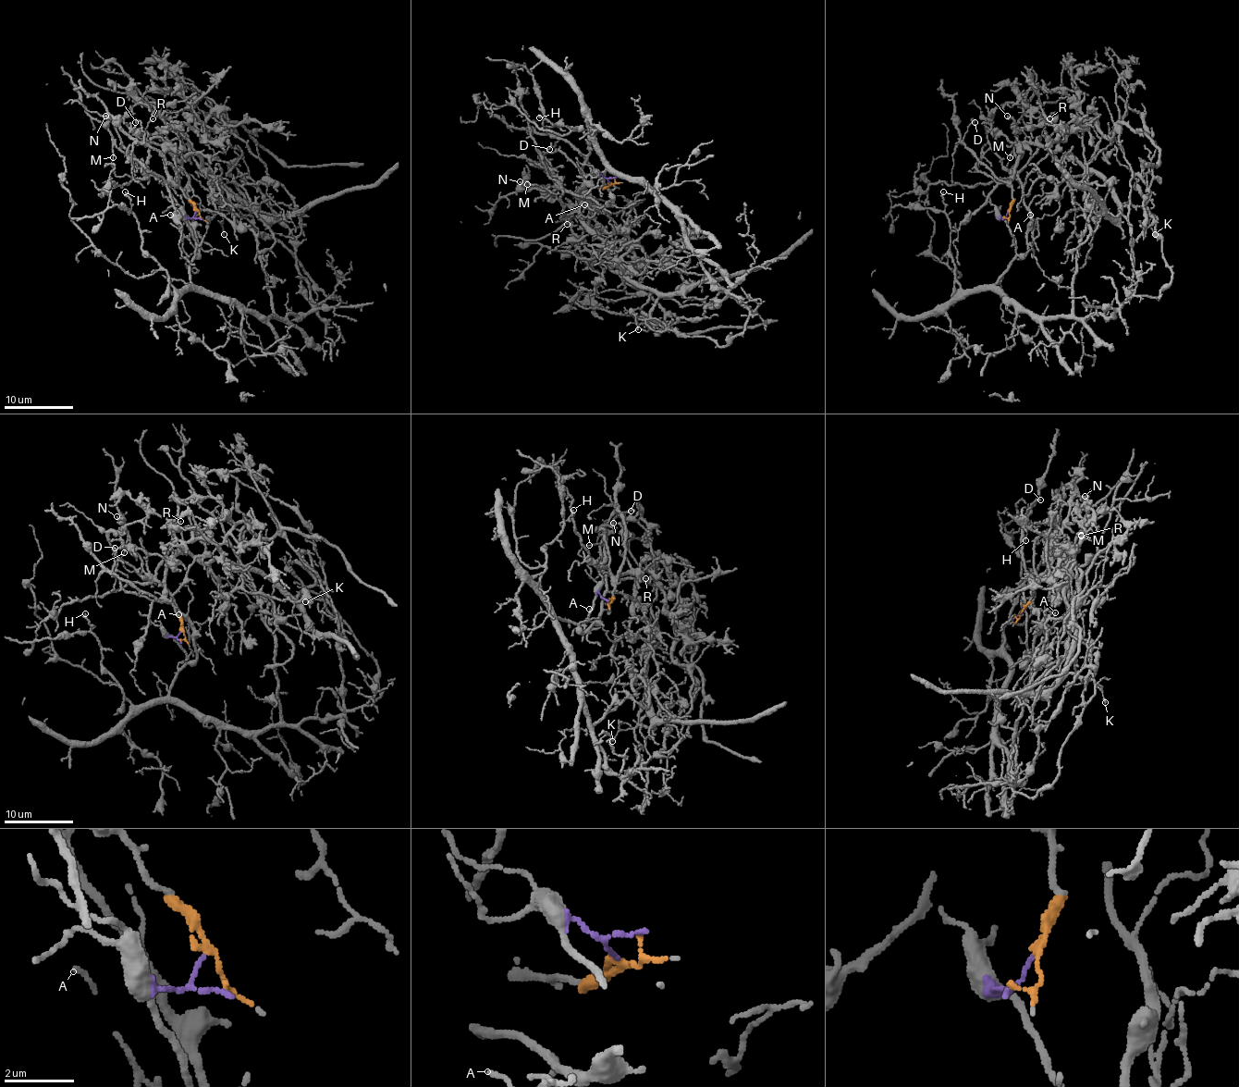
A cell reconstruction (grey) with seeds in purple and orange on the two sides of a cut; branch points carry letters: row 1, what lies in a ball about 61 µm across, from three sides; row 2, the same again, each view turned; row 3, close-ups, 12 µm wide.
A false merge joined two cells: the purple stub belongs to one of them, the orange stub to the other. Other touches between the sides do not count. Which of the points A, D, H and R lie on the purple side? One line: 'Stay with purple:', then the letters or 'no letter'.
Stay with purple: H

